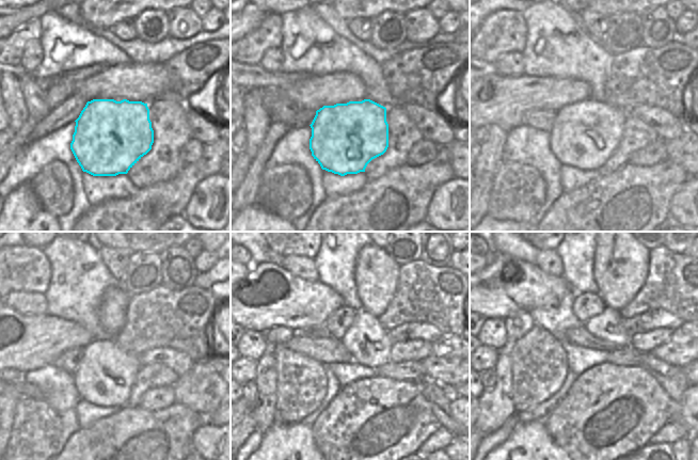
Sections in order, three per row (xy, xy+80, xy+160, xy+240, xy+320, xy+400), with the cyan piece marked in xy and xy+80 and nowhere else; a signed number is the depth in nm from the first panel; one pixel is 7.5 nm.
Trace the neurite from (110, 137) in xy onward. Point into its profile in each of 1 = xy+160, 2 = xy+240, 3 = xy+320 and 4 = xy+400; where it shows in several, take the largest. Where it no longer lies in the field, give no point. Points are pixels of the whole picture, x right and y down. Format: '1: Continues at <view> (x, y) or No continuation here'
1: Continues at xy+160 (584, 135)
2: Continues at xy+240 (105, 376)
3: Continues at xy+320 (369, 344)
4: Continues at xy+400 (607, 326)

